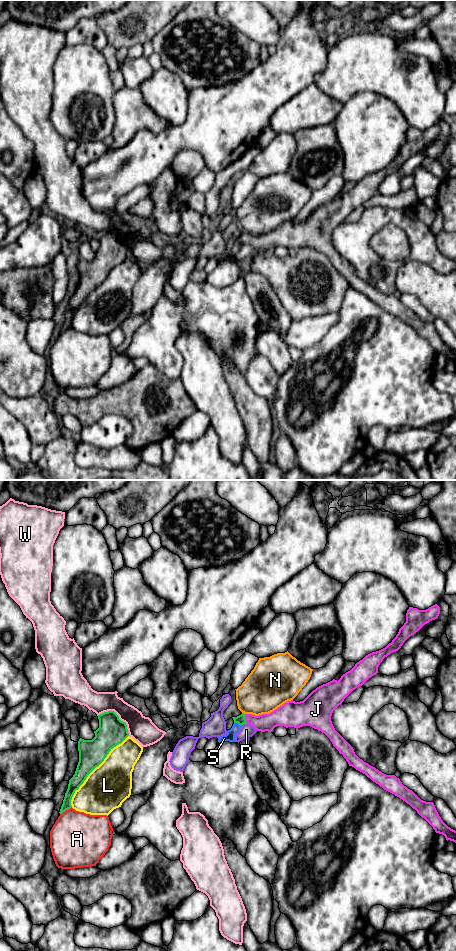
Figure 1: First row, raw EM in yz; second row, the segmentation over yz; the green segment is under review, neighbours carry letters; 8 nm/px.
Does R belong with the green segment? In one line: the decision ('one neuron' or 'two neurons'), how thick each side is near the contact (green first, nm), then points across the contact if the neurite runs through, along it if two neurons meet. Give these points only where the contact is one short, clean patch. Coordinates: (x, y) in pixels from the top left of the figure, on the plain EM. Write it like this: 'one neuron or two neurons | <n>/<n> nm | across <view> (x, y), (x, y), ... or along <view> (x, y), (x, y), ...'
two neurons | 70/110 nm

